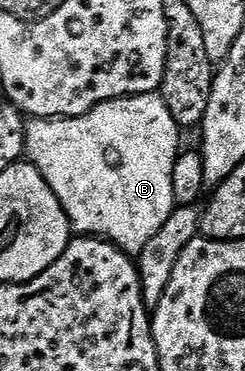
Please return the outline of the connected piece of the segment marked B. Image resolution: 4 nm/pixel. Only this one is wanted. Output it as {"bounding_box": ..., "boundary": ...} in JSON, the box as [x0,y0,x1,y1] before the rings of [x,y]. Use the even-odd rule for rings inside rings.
{"bounding_box":[24,93,182,256],"boundary":[[[159,93],[129,94],[120,98],[110,98],[106,102],[97,102],[91,110],[85,114],[79,114],[77,118],[32,118],[24,128],[24,154],[27,161],[36,166],[38,172],[42,172],[42,176],[46,180],[46,184],[50,184],[54,196],[58,196],[68,221],[77,235],[106,238],[115,246],[120,247],[125,254],[138,256],[147,241],[150,240],[150,236],[154,236],[154,232],[158,232],[158,228],[162,228],[162,224],[166,224],[166,220],[178,205],[174,196],[174,176],[172,173],[174,172],[176,155],[182,149],[180,134],[182,134],[181,127],[176,125],[170,108],[166,108],[164,99],[160,97]]]}

